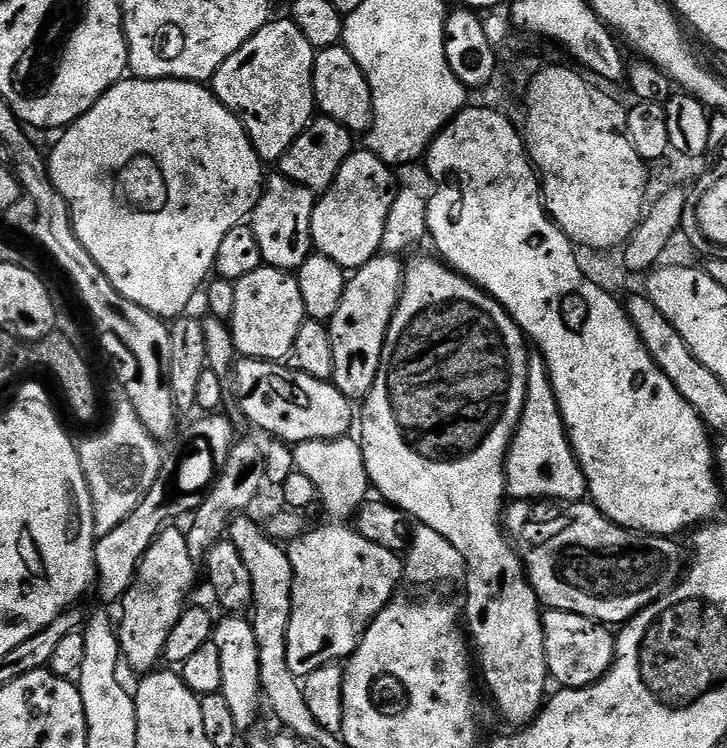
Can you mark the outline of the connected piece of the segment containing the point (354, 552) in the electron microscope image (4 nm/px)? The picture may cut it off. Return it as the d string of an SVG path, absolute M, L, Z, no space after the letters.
M320 524L311 528L286 544L292 563L292 613L286 662L297 678L352 656L373 618L392 603L396 587L405 579L405 561L386 550L386 546L362 538L355 527Z

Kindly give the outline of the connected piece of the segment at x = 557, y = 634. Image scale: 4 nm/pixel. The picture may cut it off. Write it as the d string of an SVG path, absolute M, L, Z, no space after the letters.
M548 610L543 613L544 649L548 671L557 685L566 688L585 688L598 683L612 668L616 659L616 636L609 625L591 620L582 614Z

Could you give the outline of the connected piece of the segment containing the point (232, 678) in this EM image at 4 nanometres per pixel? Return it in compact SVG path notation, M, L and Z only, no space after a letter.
M224 614L215 621L212 629L211 643L218 646L218 654L222 658L221 694L226 698L230 711L236 719L237 729L244 730L256 720L262 708L262 689L260 686L260 651L258 638L252 629L251 619L240 614Z

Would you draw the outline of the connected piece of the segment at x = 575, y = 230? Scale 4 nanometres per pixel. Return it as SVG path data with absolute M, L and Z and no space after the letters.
M544 66L541 67L539 74L528 85L526 89L526 95L528 95L528 117L525 118L524 124L522 123L524 147L528 153L528 159L532 161L542 177L542 195L544 197L544 206L548 209L548 215L567 234L573 245L599 250L619 249L627 244L632 232L639 227L641 219L645 215L646 203L644 204L644 195L648 192L649 165L640 157L638 150L634 150L634 146L630 146L630 138L626 134L626 118L628 114L625 105L620 105L612 97L612 94L596 89L588 78L584 76L582 78L579 76L581 73L579 71L576 72L571 72L568 68L548 68L548 66Z

